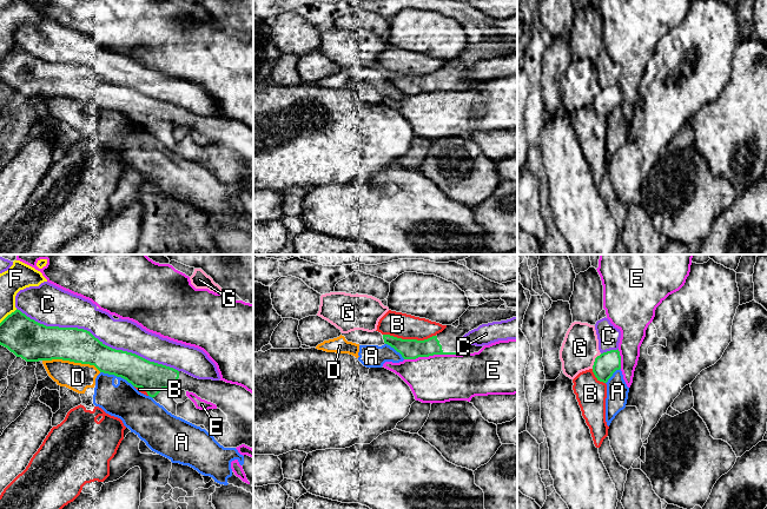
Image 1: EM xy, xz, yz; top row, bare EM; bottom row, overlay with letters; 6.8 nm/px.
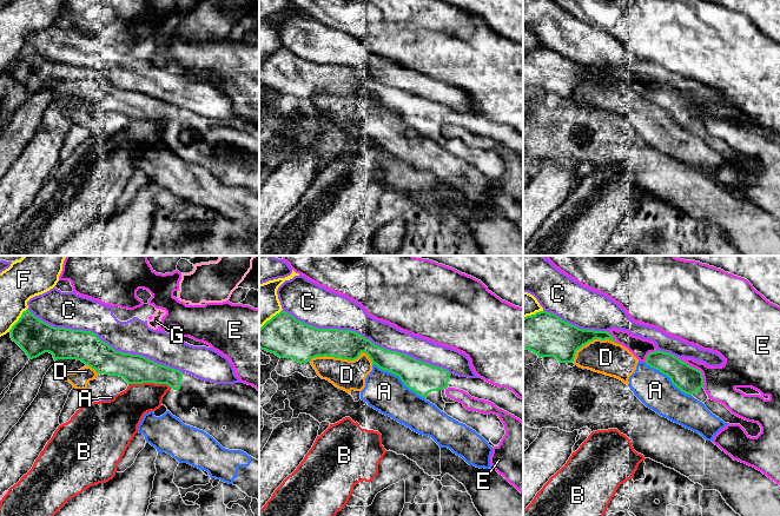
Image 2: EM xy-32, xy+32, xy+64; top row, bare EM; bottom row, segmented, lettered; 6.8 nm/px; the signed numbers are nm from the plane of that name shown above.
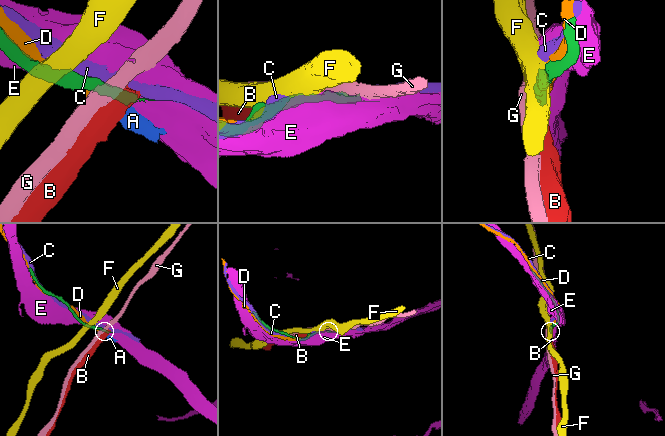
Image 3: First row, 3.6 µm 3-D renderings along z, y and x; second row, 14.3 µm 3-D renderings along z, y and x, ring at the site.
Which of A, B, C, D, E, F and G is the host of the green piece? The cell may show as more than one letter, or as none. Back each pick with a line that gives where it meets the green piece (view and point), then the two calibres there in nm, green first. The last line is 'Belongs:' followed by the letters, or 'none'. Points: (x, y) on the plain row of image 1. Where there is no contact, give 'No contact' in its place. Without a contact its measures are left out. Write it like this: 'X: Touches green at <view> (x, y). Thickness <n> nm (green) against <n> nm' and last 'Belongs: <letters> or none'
Belongs: none

